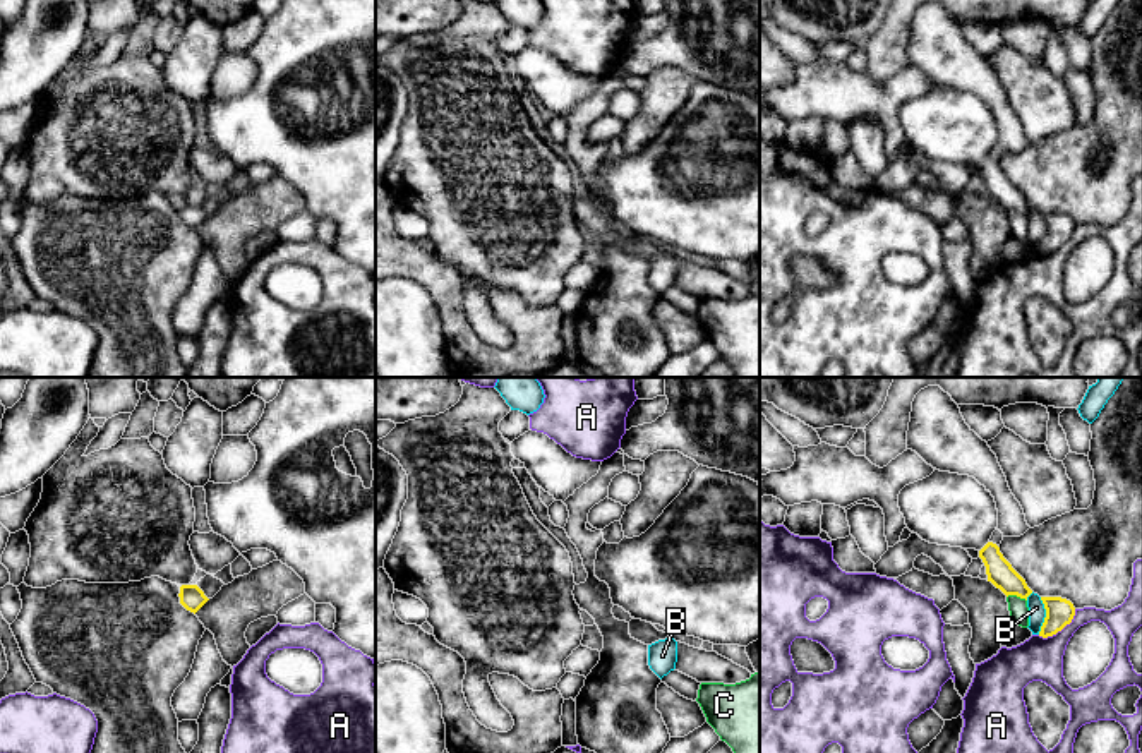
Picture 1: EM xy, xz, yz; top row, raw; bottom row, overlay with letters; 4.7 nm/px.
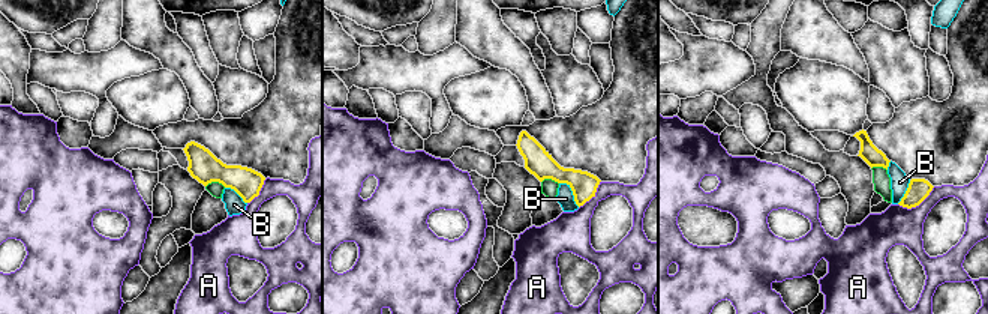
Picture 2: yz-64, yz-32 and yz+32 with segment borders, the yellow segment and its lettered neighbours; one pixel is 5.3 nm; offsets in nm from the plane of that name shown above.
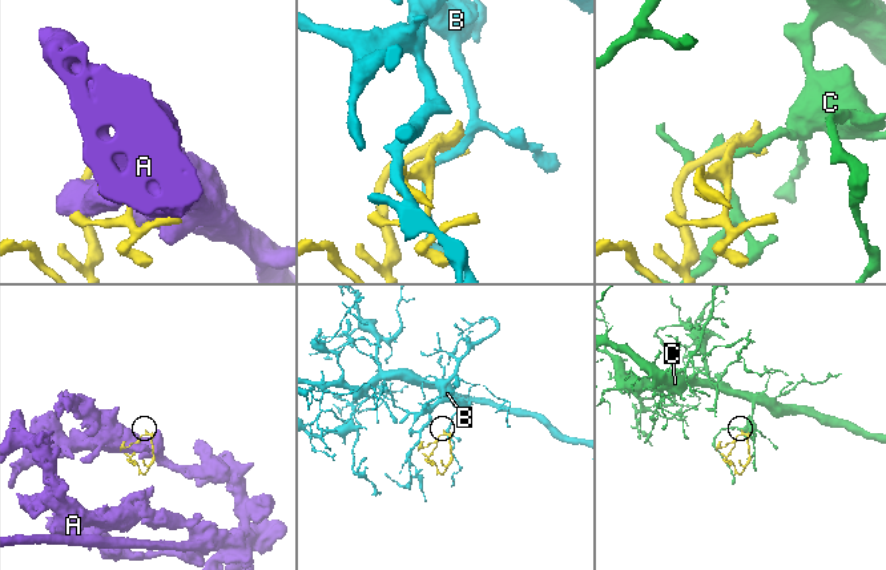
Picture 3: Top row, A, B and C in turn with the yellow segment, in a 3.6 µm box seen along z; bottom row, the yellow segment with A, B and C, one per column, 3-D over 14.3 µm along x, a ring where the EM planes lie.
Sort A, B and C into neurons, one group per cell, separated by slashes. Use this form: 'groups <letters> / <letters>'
groups A / B / C

